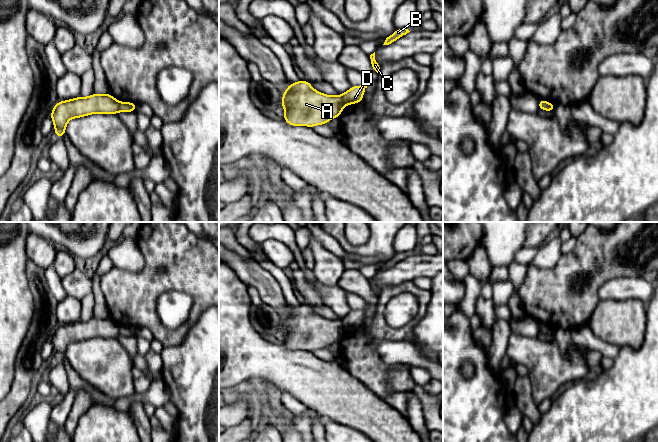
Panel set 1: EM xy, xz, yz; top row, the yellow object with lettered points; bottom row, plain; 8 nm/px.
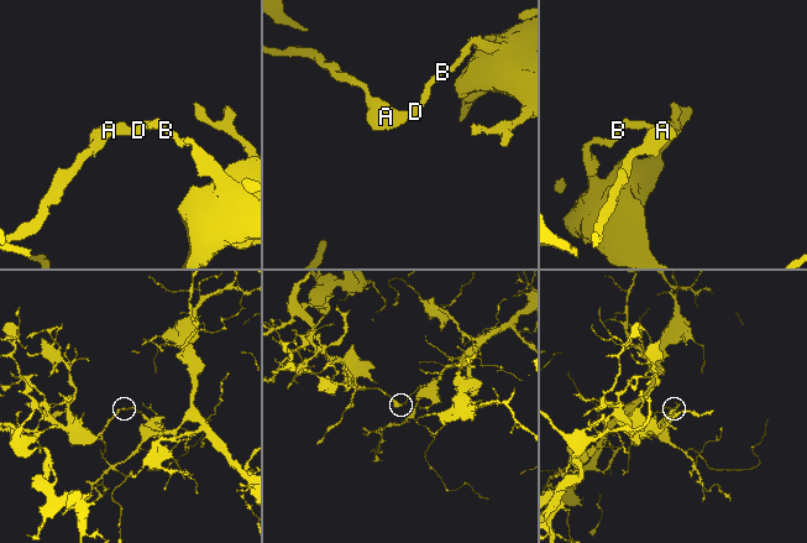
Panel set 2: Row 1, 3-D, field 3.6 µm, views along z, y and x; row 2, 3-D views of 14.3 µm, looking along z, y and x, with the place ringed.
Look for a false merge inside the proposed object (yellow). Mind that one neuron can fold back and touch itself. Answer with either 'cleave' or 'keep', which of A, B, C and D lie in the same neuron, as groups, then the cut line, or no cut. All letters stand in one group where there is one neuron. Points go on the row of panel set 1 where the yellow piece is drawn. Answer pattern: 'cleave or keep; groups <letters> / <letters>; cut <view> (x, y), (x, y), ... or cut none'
cleave; groups A / B C D; cut xz (340, 95), (344, 104)

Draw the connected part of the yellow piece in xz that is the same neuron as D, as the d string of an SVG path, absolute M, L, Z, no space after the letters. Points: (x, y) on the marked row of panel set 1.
M365 79L362 86L352 86L347 92L341 95L344 105L359 103L363 100L365 89L369 85L369 81Z

